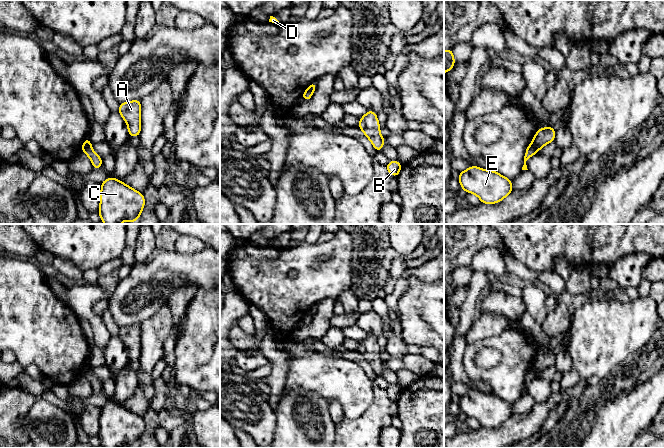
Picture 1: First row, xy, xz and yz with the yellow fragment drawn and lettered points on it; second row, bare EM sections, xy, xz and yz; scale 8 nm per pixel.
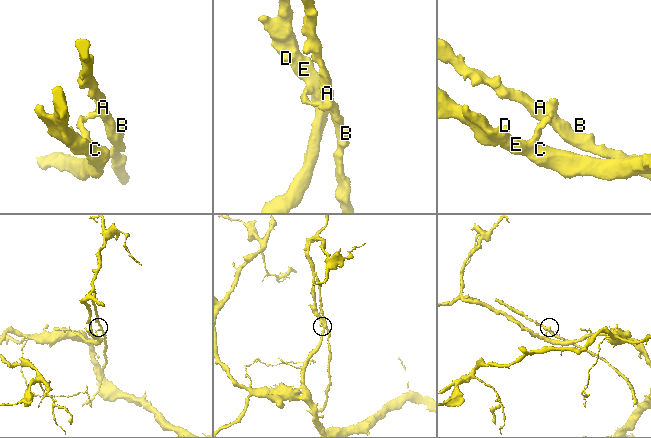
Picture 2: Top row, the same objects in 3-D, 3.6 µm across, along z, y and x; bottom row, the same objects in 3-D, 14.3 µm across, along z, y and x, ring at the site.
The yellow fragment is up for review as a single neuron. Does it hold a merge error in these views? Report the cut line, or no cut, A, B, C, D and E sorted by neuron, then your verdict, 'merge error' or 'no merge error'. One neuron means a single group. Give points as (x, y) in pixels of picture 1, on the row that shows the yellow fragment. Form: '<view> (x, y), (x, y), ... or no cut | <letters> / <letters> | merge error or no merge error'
xy (89, 141), (82, 151) | A B / C D E | merge error

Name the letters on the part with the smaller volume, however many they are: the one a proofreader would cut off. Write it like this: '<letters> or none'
A, B

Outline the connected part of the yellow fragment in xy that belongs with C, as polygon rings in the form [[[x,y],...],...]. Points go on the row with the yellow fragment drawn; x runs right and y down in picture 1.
[[[108,177],[101,182],[98,213],[104,224],[137,221],[145,206],[144,195],[122,181]]]

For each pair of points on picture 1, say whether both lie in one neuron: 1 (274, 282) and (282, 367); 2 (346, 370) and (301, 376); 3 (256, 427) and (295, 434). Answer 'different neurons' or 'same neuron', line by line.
1: different neurons
2: same neuron
3: different neurons

